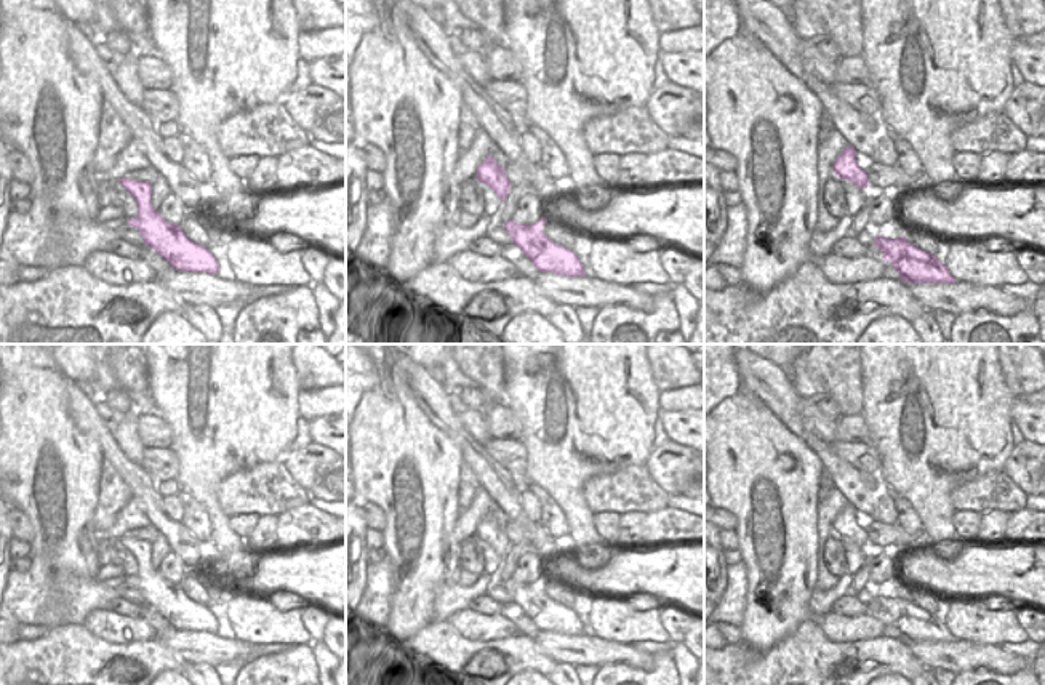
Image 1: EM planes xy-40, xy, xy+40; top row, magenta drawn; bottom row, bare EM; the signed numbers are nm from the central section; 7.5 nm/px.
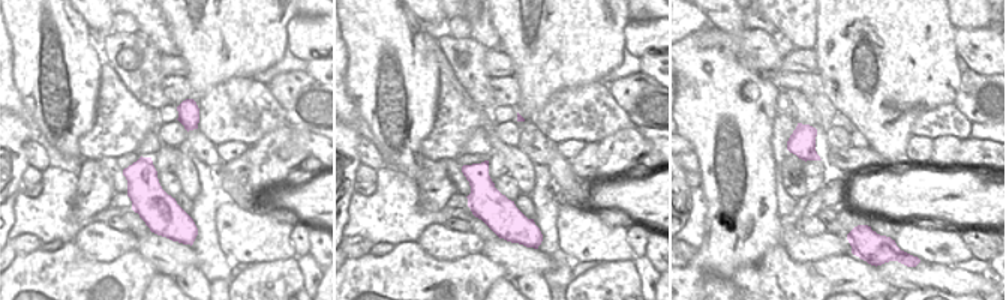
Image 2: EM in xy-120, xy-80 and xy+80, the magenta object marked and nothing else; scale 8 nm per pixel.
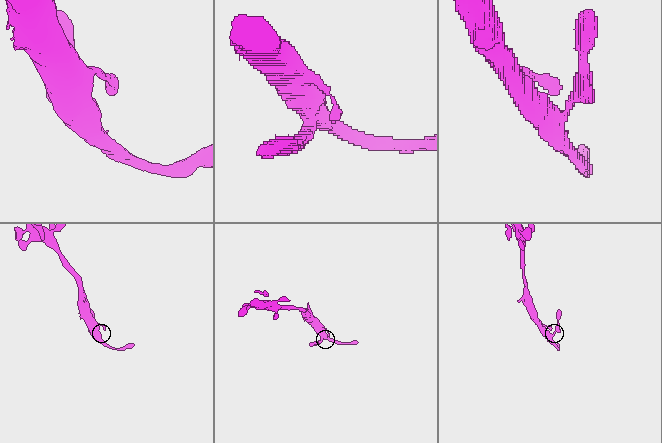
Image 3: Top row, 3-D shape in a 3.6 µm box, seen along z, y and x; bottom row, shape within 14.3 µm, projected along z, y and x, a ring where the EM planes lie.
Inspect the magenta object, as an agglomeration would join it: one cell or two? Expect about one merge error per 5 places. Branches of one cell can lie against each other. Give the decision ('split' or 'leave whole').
leave whole

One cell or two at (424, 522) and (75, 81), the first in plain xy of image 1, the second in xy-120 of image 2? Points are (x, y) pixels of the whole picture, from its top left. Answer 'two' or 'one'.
one

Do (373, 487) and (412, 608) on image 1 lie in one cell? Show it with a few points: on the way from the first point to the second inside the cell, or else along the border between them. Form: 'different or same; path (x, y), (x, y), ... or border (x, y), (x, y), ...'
same; path (408, 500), (424, 496), (426, 532), (420, 567)

